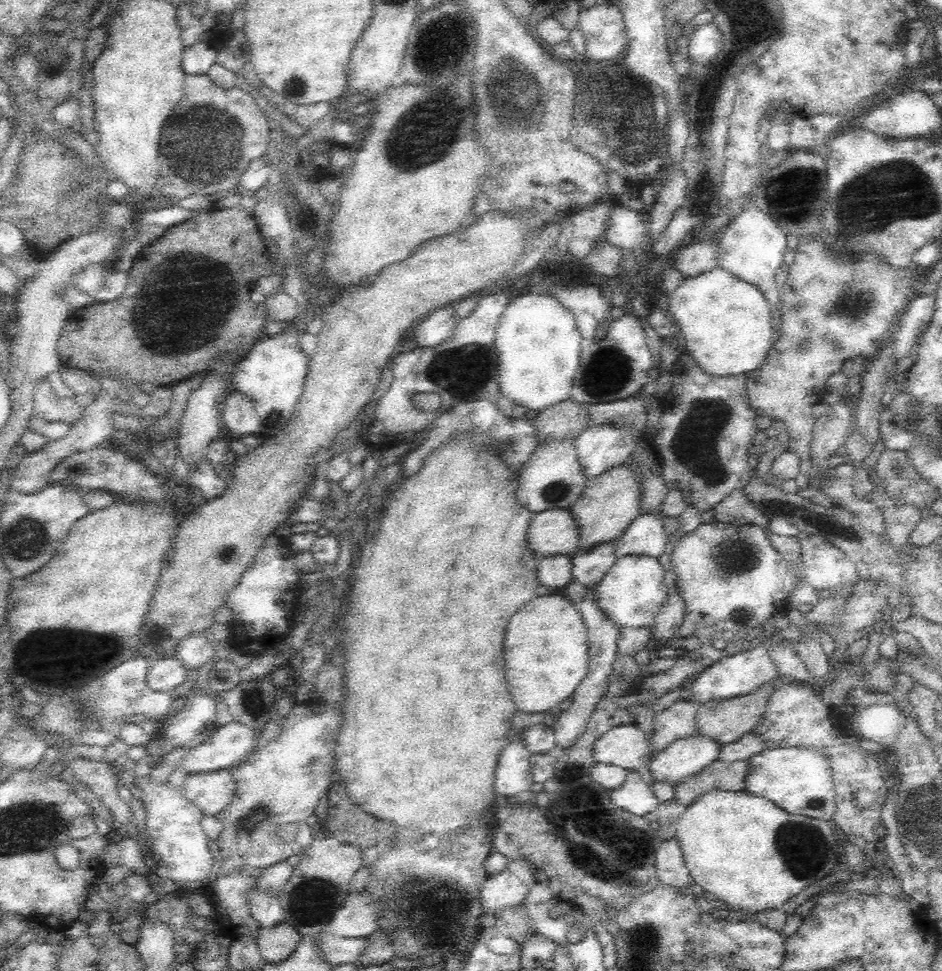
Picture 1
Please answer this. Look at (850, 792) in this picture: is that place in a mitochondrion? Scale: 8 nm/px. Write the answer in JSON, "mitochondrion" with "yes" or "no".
{"mitochondrion":"no"}

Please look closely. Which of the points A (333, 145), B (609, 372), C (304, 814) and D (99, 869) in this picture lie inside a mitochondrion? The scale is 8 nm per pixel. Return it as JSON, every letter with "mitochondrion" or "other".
{"A":"other","B":"mitochondrion","C":"other","D":"other"}

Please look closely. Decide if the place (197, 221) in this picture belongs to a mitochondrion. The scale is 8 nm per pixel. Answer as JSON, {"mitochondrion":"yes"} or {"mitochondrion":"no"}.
{"mitochondrion":"no"}

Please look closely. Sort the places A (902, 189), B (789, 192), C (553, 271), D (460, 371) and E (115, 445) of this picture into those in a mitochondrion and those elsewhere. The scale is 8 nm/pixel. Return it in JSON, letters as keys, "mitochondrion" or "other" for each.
{"A":"mitochondrion","B":"mitochondrion","C":"other","D":"mitochondrion","E":"other"}

